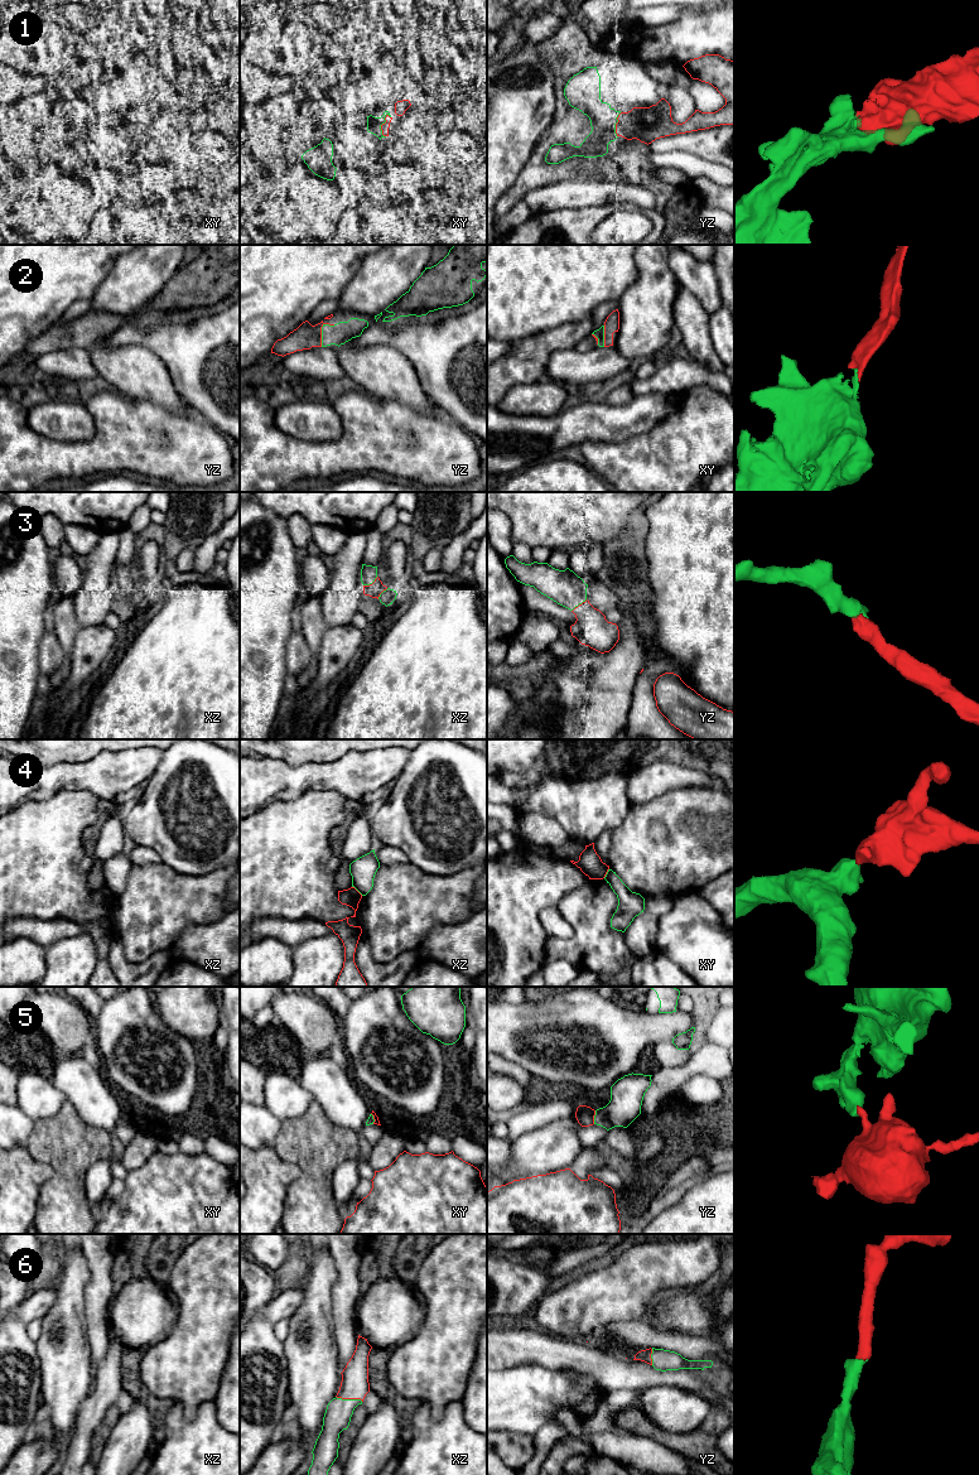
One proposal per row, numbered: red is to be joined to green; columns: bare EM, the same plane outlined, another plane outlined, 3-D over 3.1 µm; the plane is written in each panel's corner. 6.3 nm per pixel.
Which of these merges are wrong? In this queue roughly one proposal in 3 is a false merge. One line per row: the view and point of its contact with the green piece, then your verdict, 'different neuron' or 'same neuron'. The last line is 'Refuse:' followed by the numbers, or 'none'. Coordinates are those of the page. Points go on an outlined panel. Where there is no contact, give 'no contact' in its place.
1: xy (381, 124) | same neuron
2: yz (322, 331) | same neuron
3: xz (370, 583) | same neuron
4: xz (357, 890) | different neuron
5: yz (594, 1117) | different neuron
6: xz (350, 1399) | same neuron
Refuse: 4, 5

